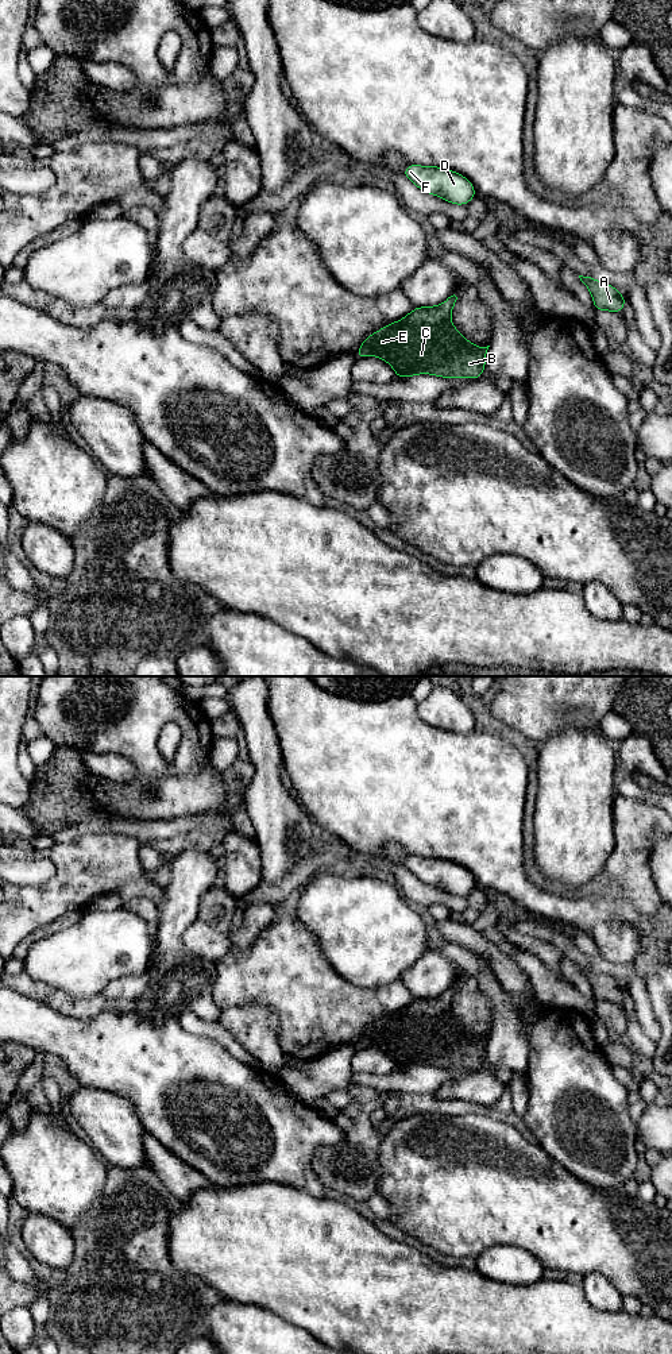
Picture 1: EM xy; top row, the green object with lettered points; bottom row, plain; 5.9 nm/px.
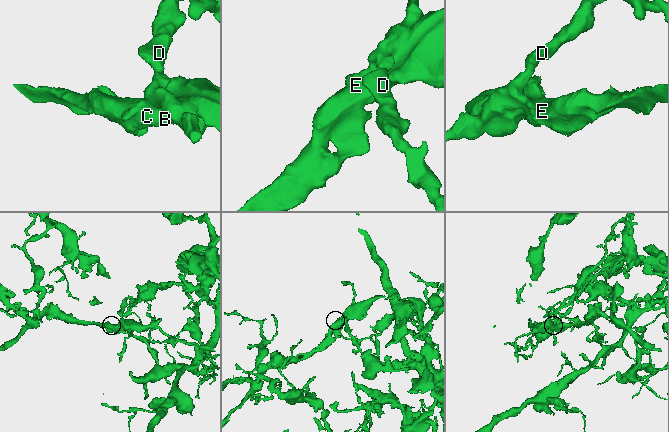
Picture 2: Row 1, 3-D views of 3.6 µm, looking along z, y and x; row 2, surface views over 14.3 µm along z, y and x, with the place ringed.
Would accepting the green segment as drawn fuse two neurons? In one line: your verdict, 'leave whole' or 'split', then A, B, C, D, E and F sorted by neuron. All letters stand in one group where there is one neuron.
split; groups A B C E / D F

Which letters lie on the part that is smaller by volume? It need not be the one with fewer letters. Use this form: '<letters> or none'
A, B, C, E

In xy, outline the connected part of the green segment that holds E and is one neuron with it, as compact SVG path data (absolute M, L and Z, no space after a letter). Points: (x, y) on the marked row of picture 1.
M453 294L437 306L414 308L402 320L390 323L362 343L371 348L371 355L386 360L395 371L397 378L409 378L417 374L432 374L441 378L482 377L486 366L486 354L490 346L471 344L451 323L451 312L457 297Z

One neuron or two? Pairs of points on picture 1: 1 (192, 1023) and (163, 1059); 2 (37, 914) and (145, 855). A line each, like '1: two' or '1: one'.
1: two
2: two

